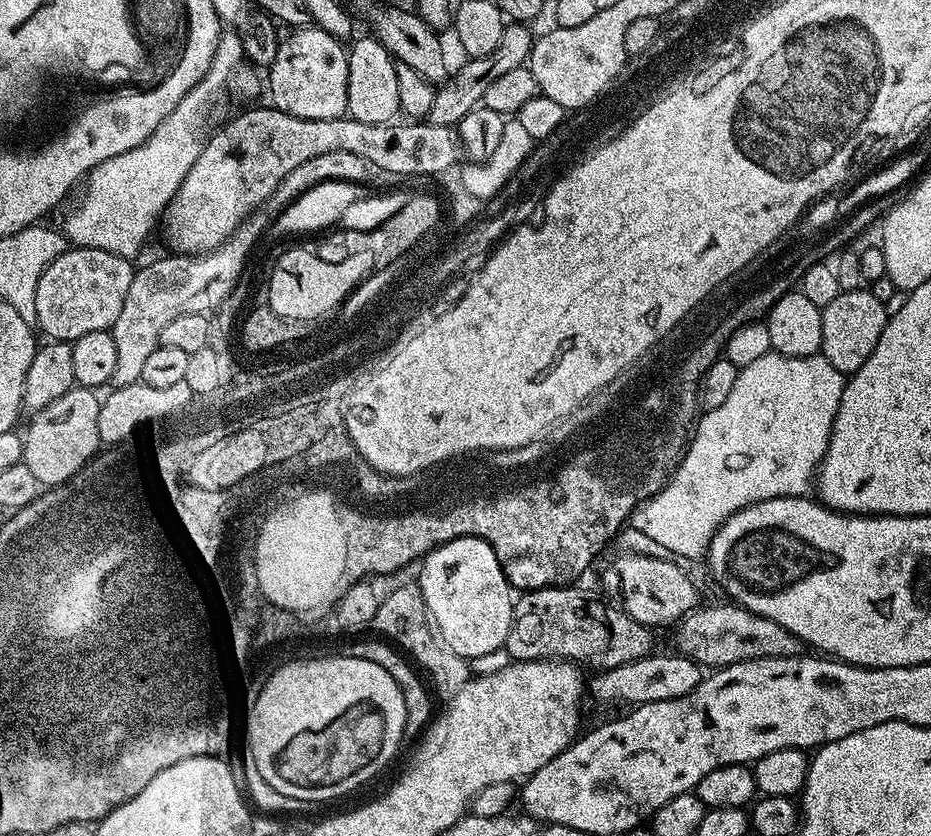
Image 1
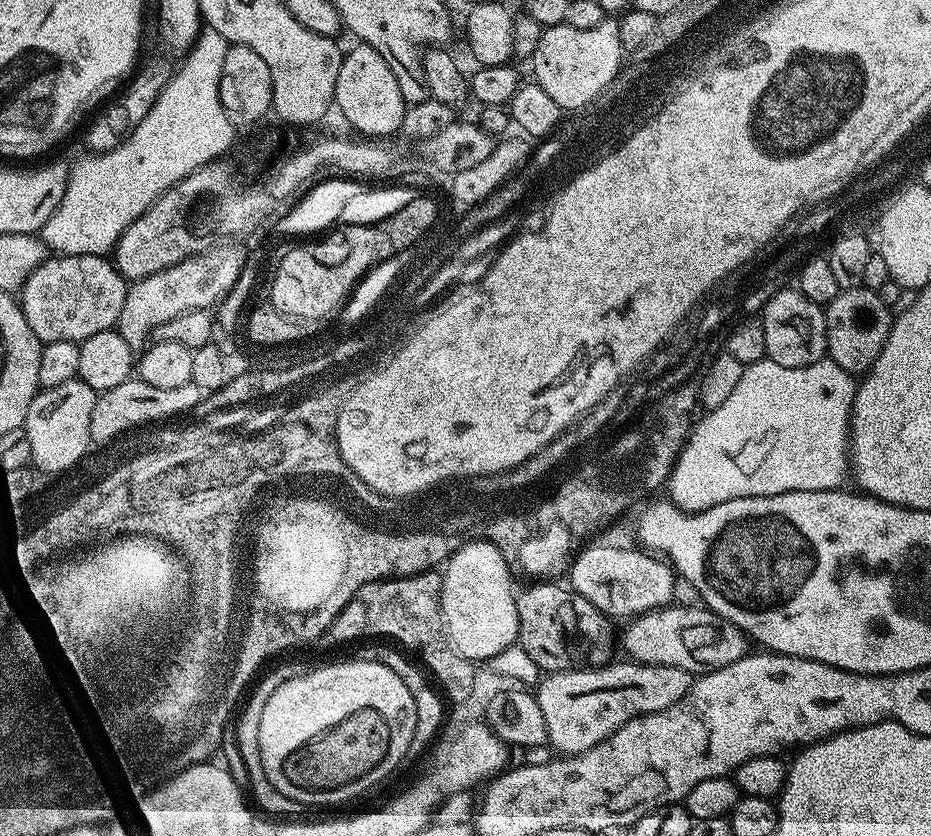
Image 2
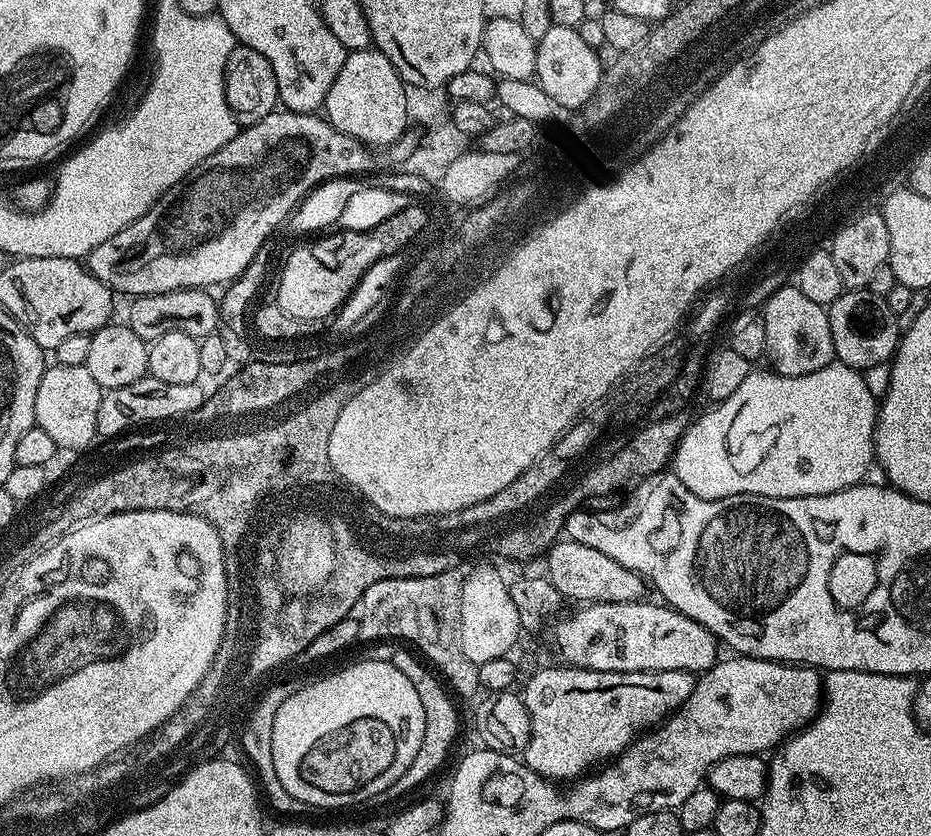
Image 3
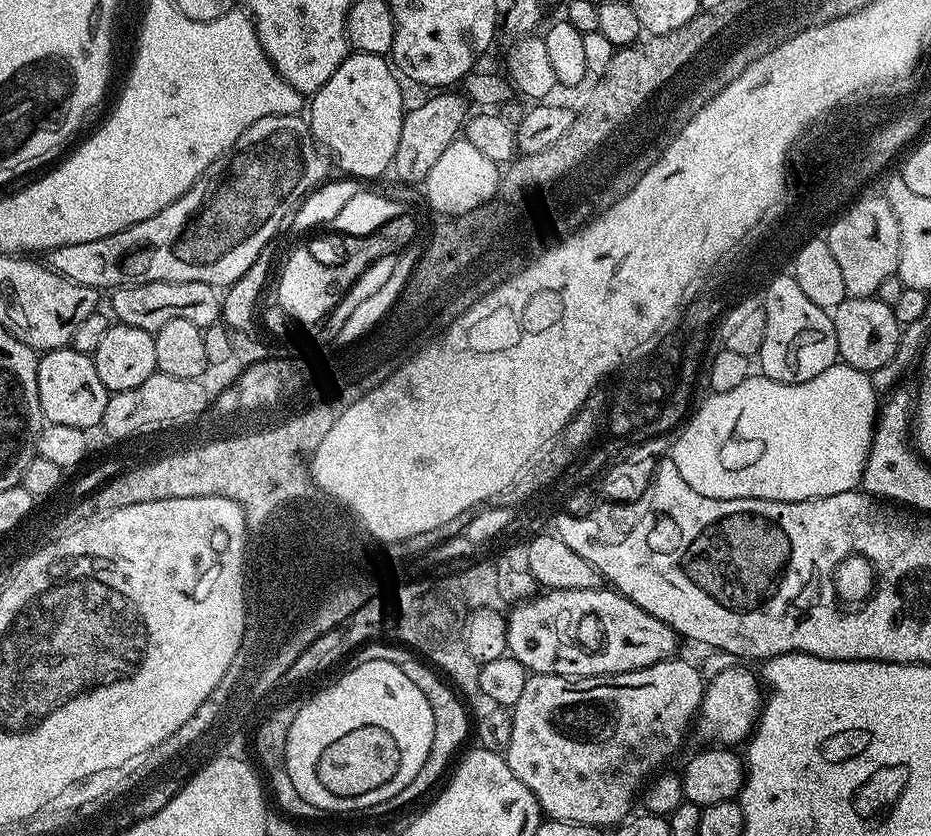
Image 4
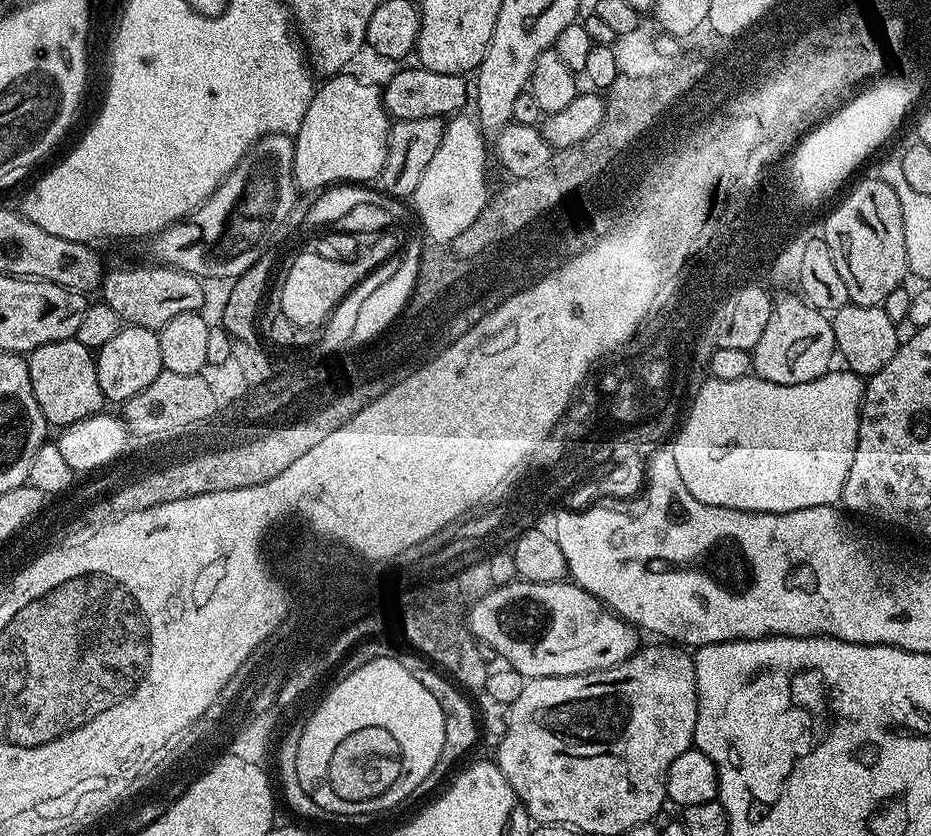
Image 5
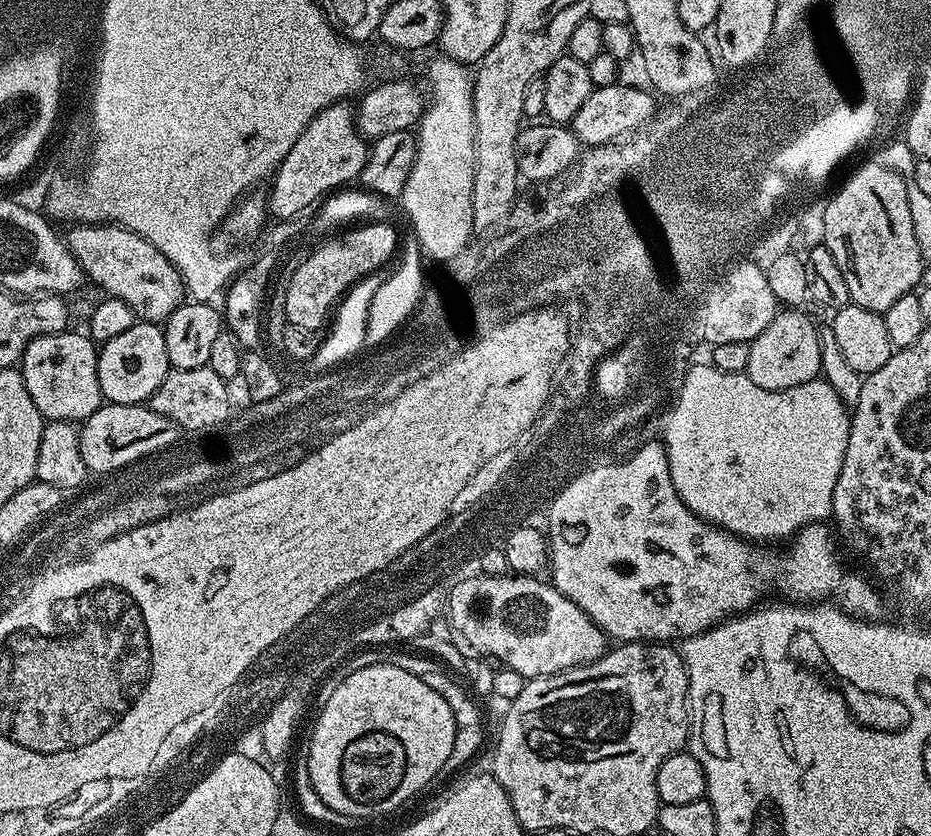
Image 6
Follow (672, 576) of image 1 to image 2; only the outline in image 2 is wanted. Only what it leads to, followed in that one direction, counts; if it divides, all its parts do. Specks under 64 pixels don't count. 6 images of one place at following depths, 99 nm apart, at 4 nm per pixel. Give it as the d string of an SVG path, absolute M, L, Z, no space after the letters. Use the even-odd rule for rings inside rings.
M591 544L581 547L577 552L572 565L568 567L566 580L573 592L582 594L582 598L586 598L586 602L593 604L598 611L609 618L635 618L643 612L667 608L673 603L672 595L676 592L678 580L663 559L635 547L615 548L612 544Z

